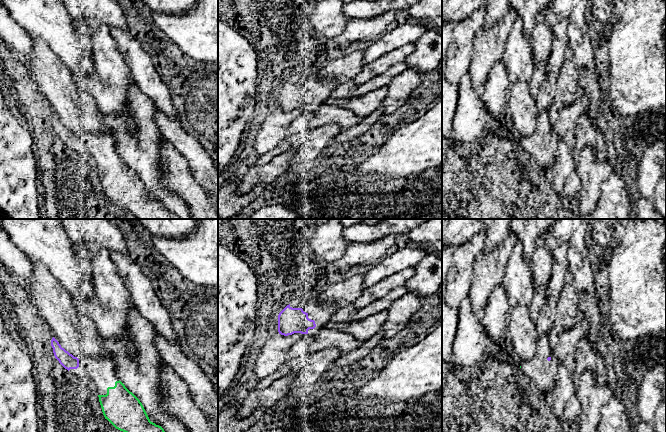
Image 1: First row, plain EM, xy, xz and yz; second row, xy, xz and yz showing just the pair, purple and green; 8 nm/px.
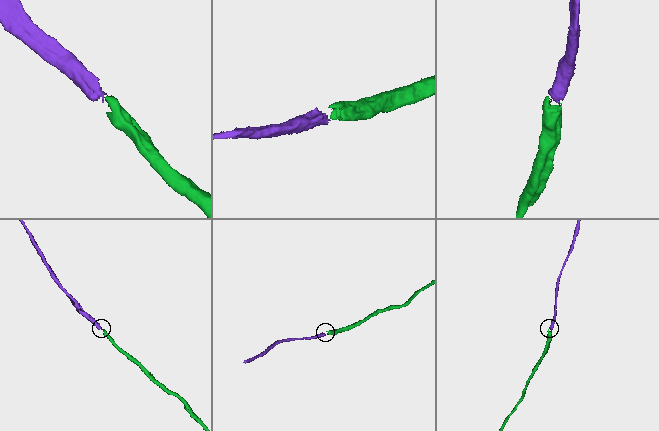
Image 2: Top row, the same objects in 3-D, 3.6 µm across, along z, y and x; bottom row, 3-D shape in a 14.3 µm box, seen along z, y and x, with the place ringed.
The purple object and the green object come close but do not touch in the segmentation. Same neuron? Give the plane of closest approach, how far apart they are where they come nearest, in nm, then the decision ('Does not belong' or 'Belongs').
Closest in xy. Distance 280 nm. Belongs

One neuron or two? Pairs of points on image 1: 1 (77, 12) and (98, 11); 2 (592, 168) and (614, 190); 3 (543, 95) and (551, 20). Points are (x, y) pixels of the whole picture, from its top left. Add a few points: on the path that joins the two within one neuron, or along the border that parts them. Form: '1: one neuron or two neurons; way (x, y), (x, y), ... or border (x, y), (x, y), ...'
1: one neuron; way (82, 11), (93, 11)
2: two neurons; border (612, 172), (602, 183), (600, 198), (597, 202)
3: two neurons; border (567, 18), (556, 23), (552, 28)

